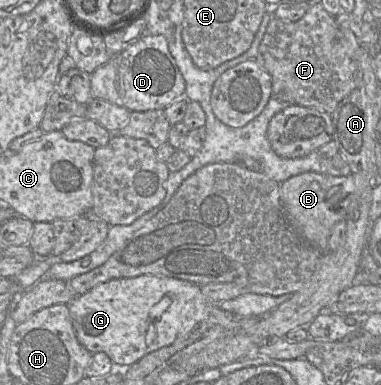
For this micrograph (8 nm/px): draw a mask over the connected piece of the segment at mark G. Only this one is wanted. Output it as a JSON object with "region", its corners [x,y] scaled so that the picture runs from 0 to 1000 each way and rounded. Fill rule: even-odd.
{"region":[[[375,712],[344,722],[310,722],[294,725],[281,732],[257,738],[236,756],[202,766],[181,790],[181,810],[189,829],[192,849],[199,862],[199,873],[210,894],[223,901],[241,919],[252,914],[276,914],[302,948],[346,948],[365,938],[381,922],[409,912],[425,901],[441,899],[459,888],[467,878],[488,870],[504,860],[520,842],[543,831],[562,792],[575,792],[577,787],[562,787],[533,766],[525,745],[499,730],[478,727],[467,722],[441,719],[433,714],[399,714]]]}

